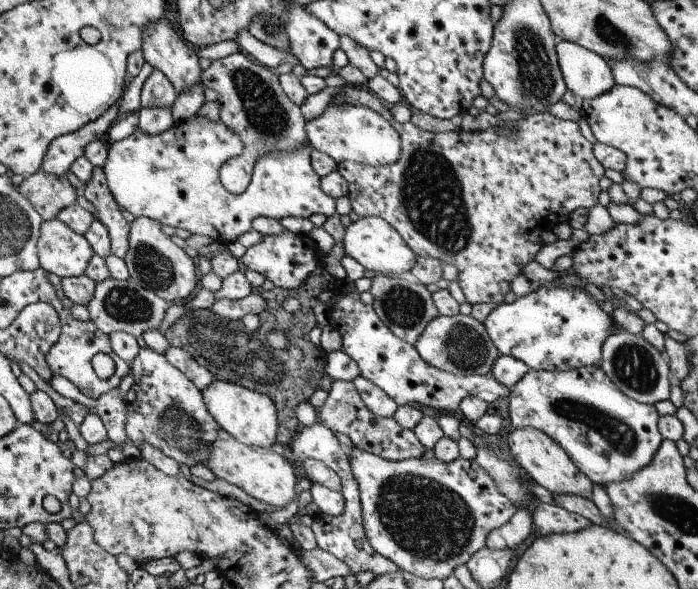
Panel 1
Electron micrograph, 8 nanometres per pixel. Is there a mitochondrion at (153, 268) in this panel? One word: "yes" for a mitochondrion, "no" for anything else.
yes

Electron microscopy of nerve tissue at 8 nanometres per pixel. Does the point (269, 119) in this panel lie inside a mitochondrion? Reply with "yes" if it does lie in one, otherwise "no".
yes

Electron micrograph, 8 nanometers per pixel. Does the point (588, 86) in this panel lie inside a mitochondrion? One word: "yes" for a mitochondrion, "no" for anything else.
no

